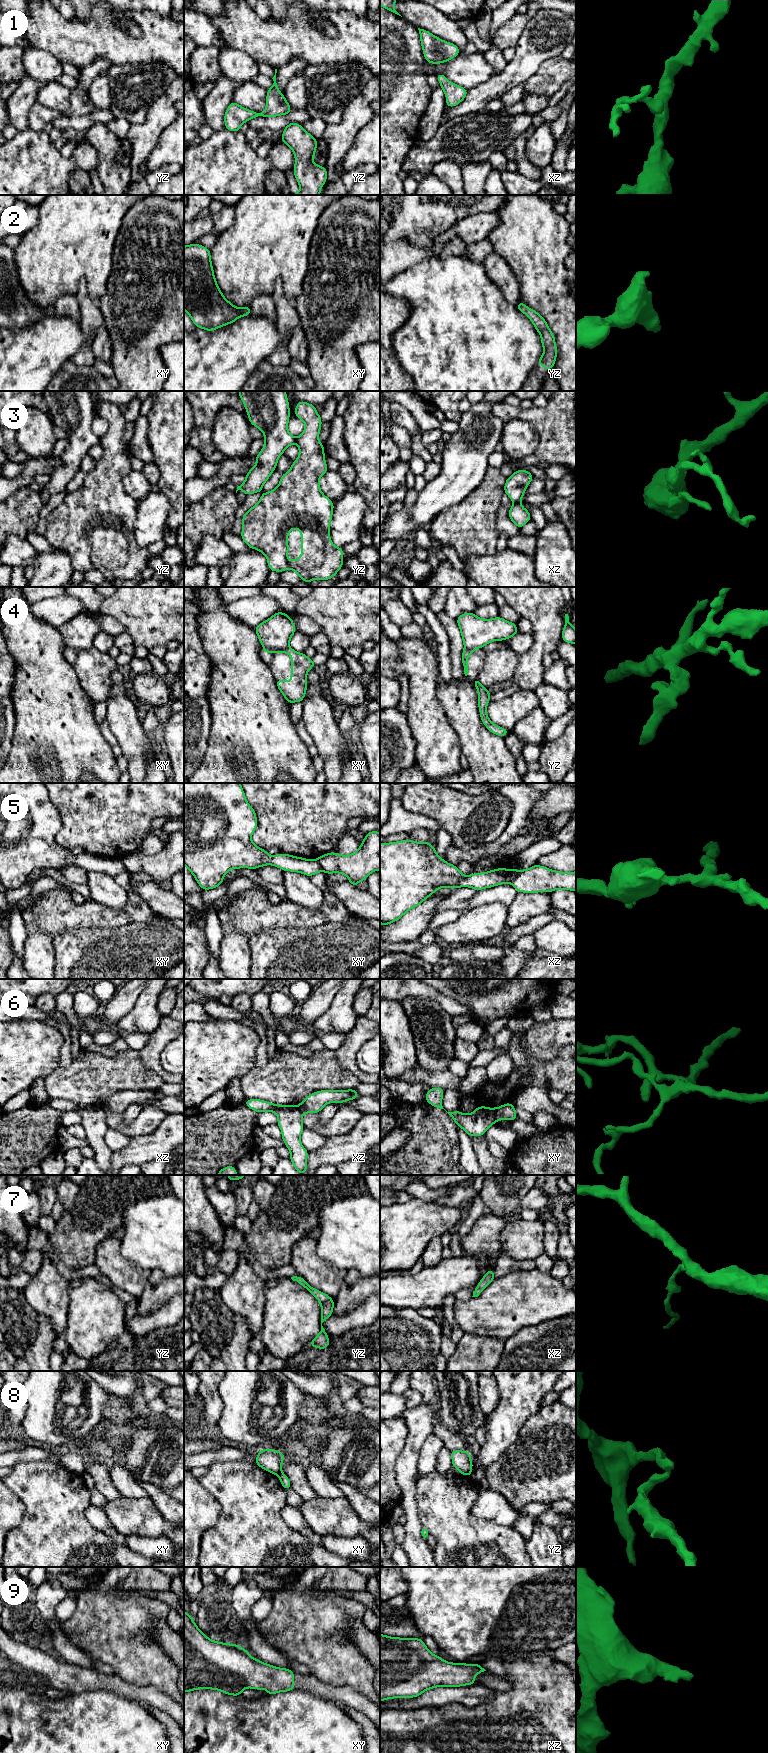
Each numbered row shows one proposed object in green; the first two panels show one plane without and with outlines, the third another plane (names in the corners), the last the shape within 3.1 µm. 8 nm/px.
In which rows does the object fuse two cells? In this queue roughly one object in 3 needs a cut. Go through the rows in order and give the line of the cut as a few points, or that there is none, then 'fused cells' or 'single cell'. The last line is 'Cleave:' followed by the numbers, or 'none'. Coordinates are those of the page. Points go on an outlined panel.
1: no cut; single cell
2: no cut; single cell
3: cut in xz along (519, 502), (514, 504); fused cells
4: cut in xy along (288, 646), (282, 649), (275, 649); fused cells
5: cut in xz along (518, 871), (517, 875), (510, 882); fused cells
6: cut in xy along (495, 1108), (496, 1120); fused cells
7: no cut; single cell
8: cut in xy along (280, 1471), (277, 1475); fused cells
9: no cut; single cell
Cleave: 3, 4, 5, 6, 8

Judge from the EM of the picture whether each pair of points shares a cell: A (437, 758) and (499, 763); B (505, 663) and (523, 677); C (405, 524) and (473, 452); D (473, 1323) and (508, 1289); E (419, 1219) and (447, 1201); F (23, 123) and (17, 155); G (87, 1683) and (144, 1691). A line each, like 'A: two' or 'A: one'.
A: two
B: two
C: one
D: one
E: two
F: two
G: one

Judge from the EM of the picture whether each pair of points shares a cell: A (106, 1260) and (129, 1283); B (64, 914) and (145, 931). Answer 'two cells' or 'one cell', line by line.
A: one cell
B: two cells

